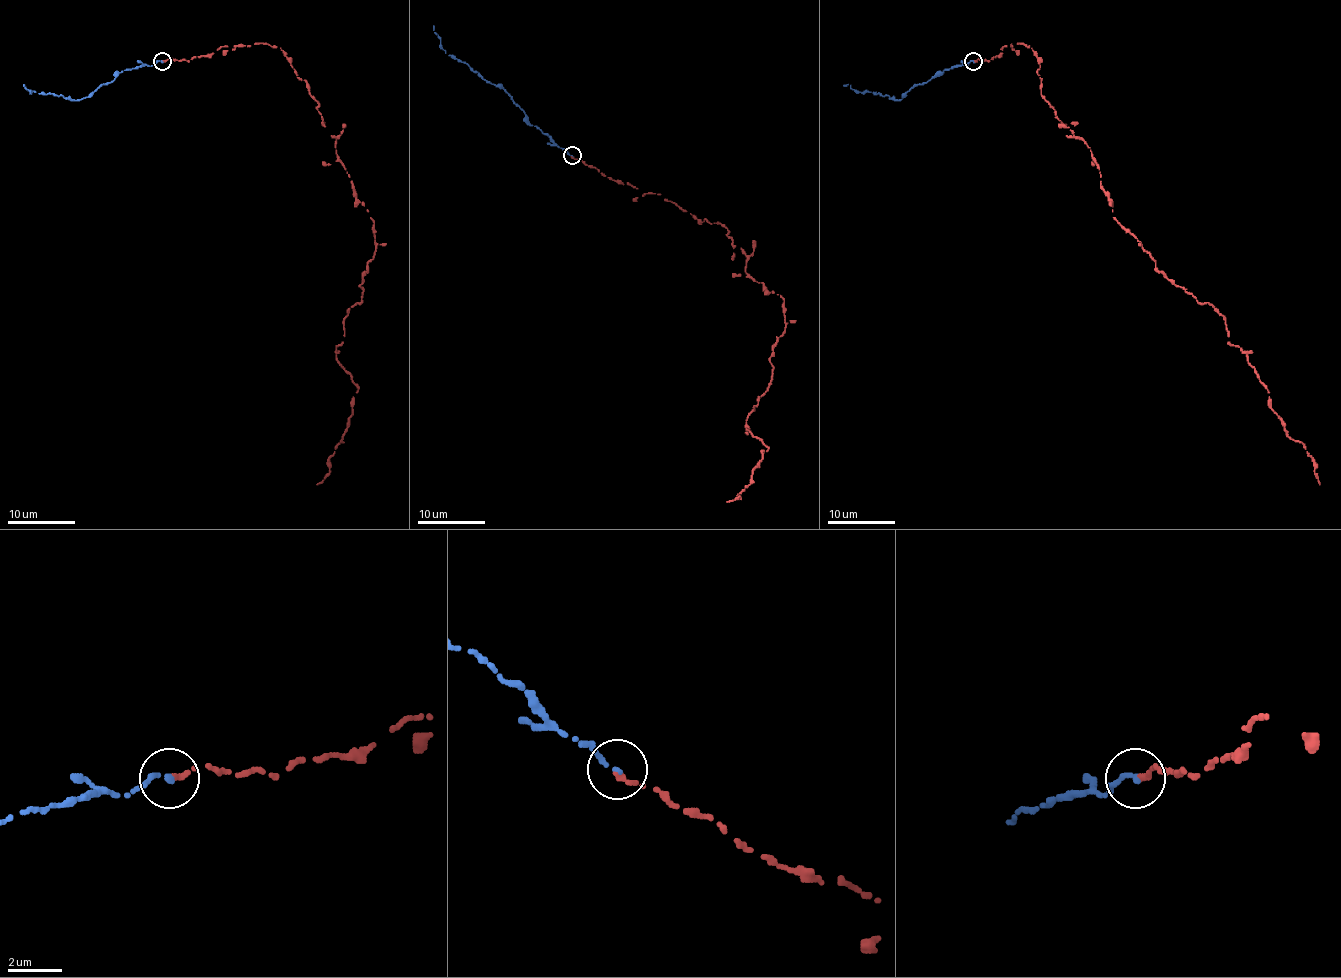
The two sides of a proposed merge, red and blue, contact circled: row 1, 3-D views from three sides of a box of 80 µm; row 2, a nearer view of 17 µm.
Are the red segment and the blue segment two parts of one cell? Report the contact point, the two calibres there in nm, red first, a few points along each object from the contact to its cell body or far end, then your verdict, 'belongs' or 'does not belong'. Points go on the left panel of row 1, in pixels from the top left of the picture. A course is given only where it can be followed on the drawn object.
(162, 61) | 240/200 nm | red via (162, 62), (280, 48), (374, 224), (362, 301), (335, 346), (357, 390), (317, 485) | blue via (162, 62), (122, 70), (111, 82), (76, 101), (31, 92), (24, 85) | belongs

